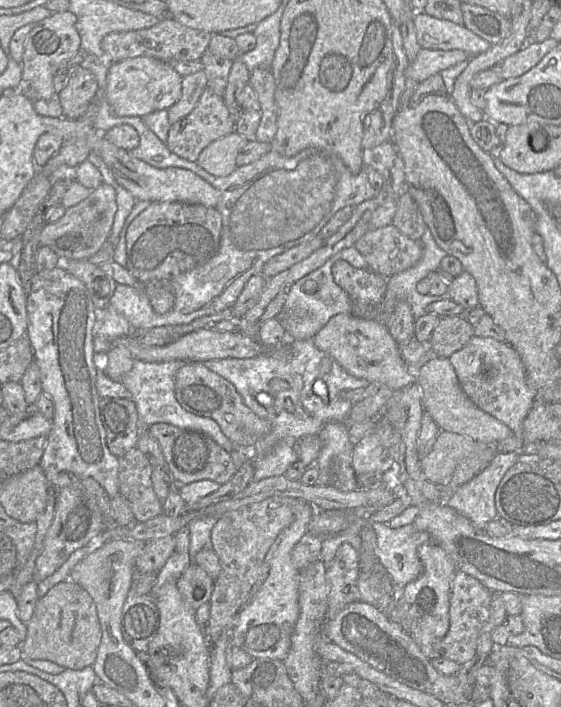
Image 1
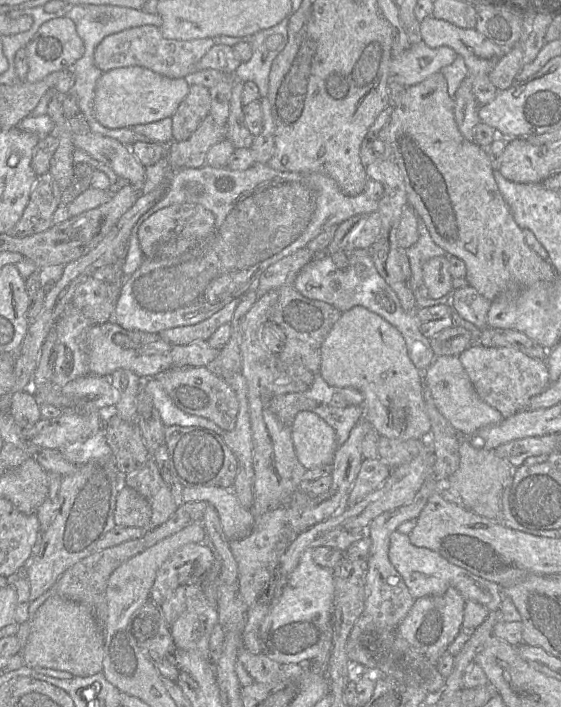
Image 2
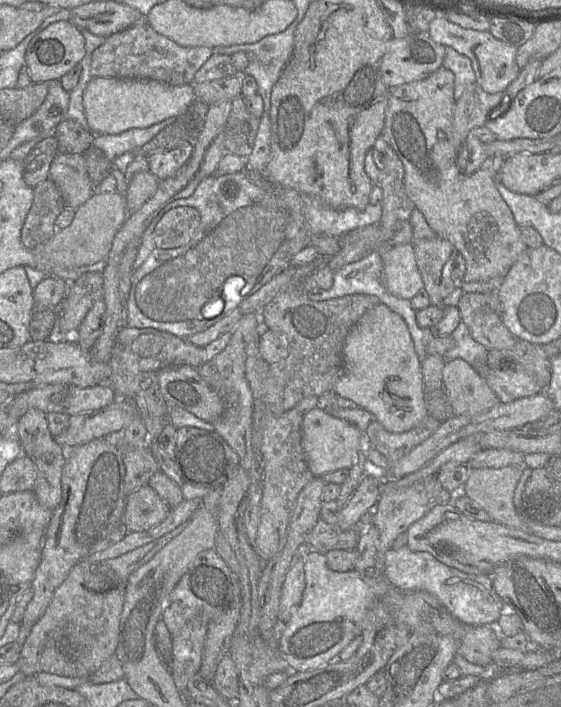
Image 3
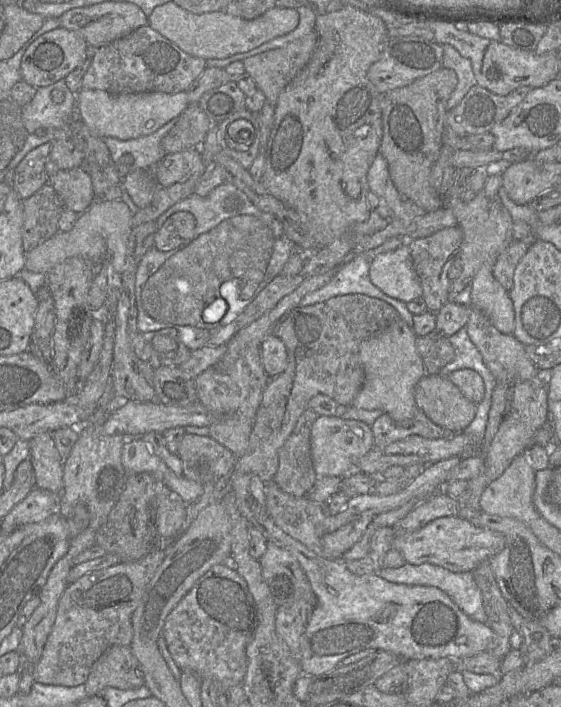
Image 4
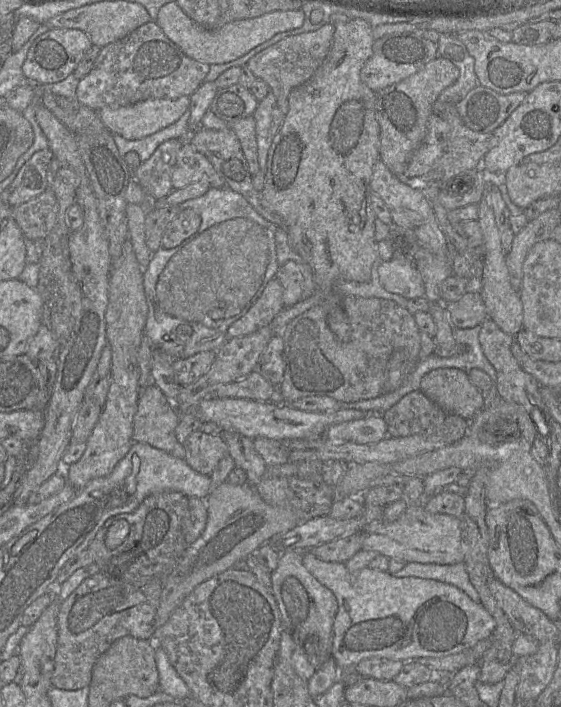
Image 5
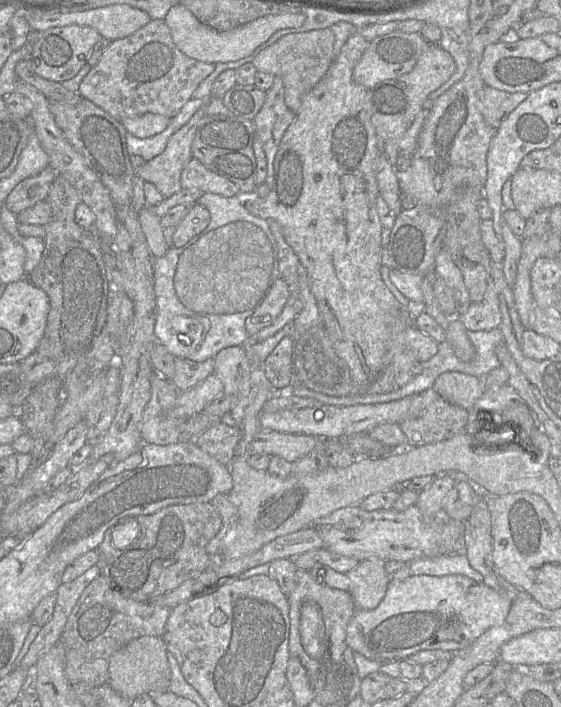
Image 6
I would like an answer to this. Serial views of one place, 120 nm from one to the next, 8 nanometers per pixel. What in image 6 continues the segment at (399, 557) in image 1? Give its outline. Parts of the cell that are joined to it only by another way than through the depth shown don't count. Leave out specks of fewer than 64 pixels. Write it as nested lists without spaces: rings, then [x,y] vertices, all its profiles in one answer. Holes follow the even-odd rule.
[[[463,553],[415,559],[409,563],[409,569],[412,576],[441,577],[456,574],[466,576],[477,583],[482,583],[483,580],[482,575],[471,567]]]

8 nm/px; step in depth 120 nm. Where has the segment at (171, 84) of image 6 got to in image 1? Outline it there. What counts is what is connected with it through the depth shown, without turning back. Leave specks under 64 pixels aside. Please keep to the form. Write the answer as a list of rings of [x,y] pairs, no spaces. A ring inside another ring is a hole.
[[[167,17],[149,28],[109,33],[102,39],[101,47],[114,63],[136,57],[151,57],[167,63],[172,61],[200,61],[203,54],[208,50],[211,38],[212,34],[209,32],[189,28],[171,17]]]

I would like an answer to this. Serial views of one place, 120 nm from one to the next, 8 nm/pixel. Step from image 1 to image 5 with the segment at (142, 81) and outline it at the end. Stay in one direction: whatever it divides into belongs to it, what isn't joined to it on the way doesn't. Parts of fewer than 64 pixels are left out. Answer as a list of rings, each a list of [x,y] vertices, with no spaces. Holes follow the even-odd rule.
[[[189,96],[152,98],[119,108],[98,110],[104,126],[127,140],[139,140],[176,122],[188,109]]]

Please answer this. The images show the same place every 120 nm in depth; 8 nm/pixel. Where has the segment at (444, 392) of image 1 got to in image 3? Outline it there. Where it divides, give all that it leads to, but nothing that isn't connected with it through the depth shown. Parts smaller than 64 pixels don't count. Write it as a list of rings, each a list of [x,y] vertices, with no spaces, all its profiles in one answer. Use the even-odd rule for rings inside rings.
[[[465,360],[445,363],[443,389],[455,416],[484,413],[499,403],[485,379]]]

